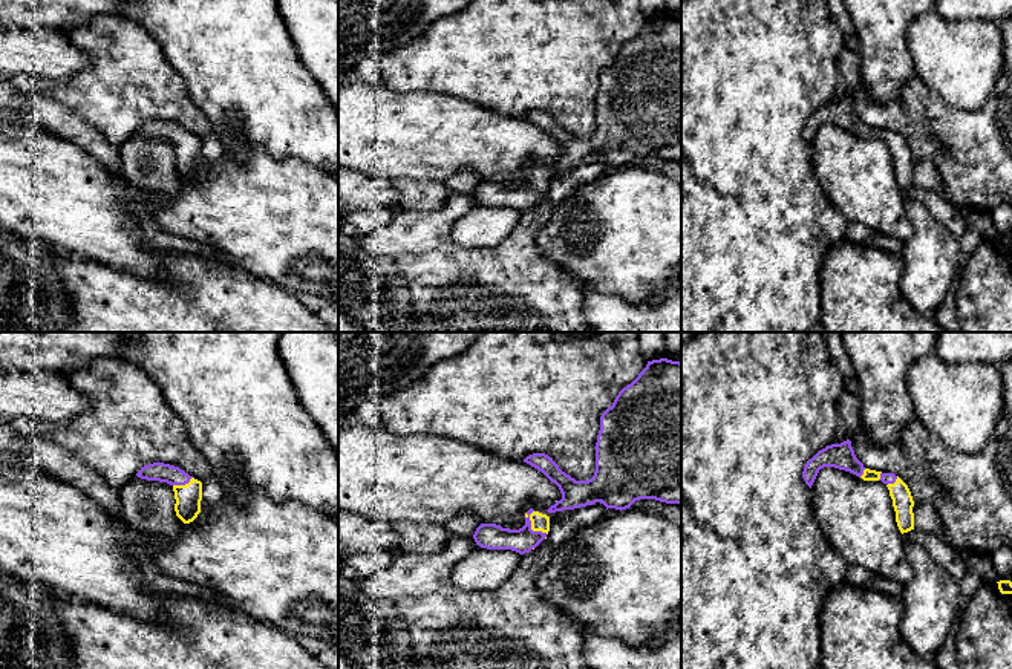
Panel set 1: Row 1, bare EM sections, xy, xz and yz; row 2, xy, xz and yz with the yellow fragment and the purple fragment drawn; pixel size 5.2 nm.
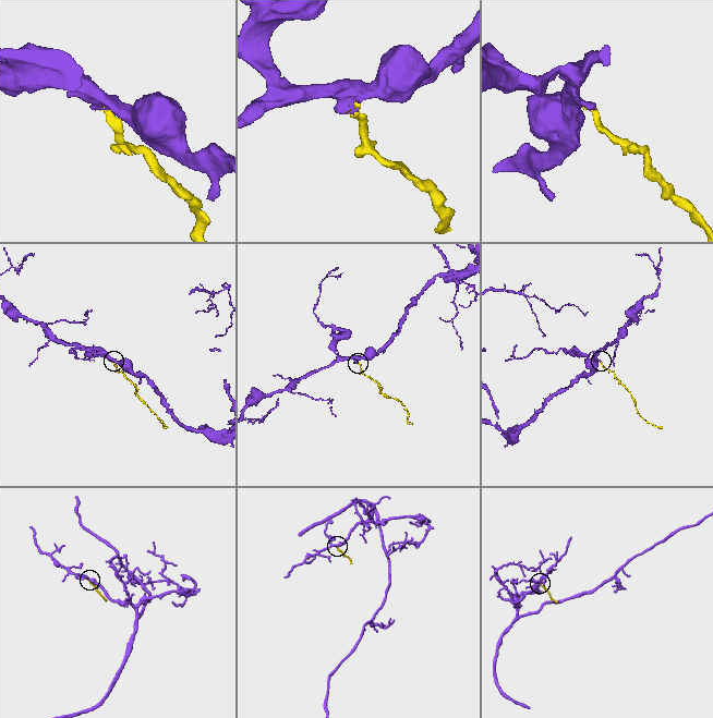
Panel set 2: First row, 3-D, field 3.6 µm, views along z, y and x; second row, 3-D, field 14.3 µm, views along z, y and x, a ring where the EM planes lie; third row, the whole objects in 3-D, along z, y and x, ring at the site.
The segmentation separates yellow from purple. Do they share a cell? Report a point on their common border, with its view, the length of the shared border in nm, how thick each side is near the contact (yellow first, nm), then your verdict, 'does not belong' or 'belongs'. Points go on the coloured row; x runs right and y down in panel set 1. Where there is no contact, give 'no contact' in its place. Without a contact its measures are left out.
xz (532, 528) | 160 nm | 100/140 nm | belongs

